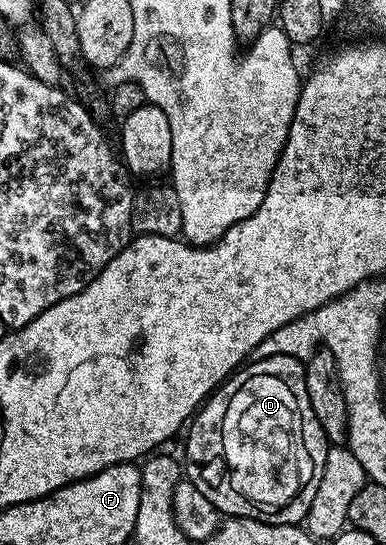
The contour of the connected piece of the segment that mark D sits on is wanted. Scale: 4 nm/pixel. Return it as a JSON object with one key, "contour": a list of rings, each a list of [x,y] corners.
{"contour":[[[274,356],[247,362],[202,404],[185,435],[185,478],[196,485],[223,516],[239,515],[272,525],[298,525],[305,520],[312,497],[316,497],[316,489],[320,489],[328,440],[320,421],[316,421],[316,413],[312,413],[312,401],[308,401],[303,360]]]}

